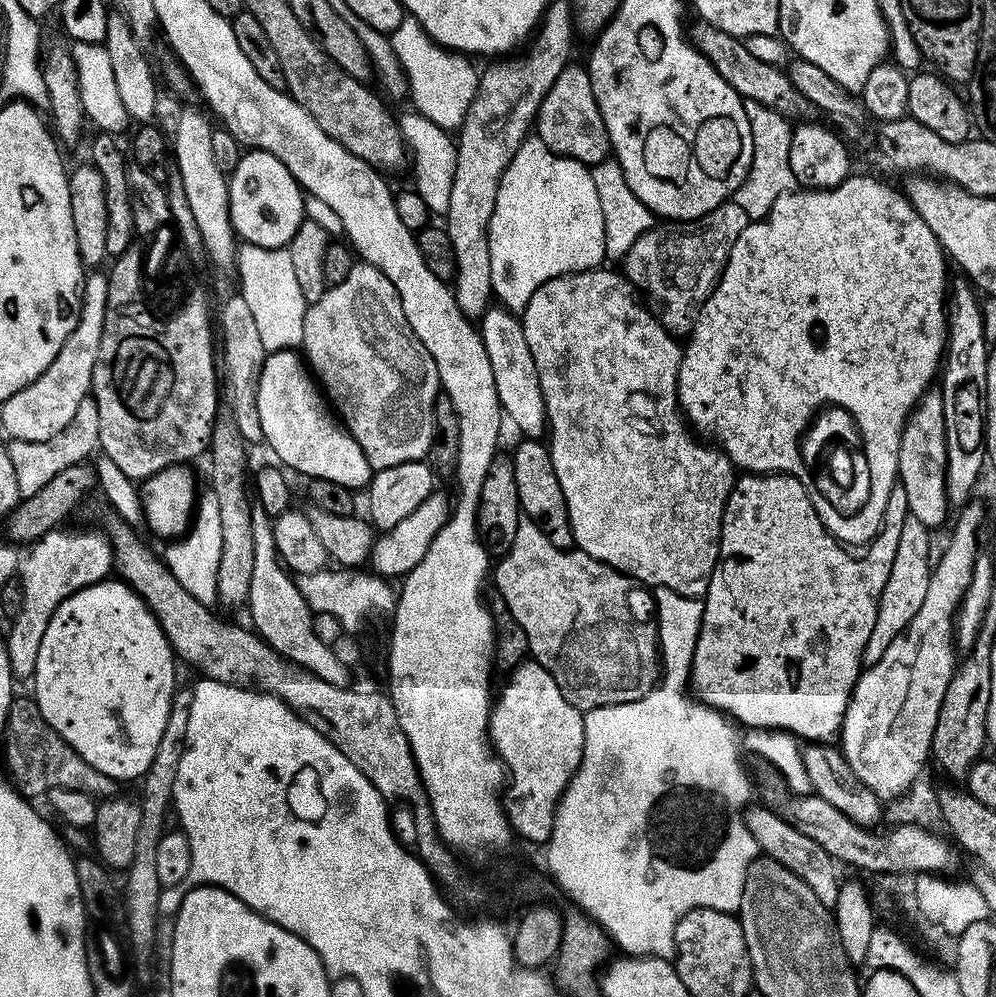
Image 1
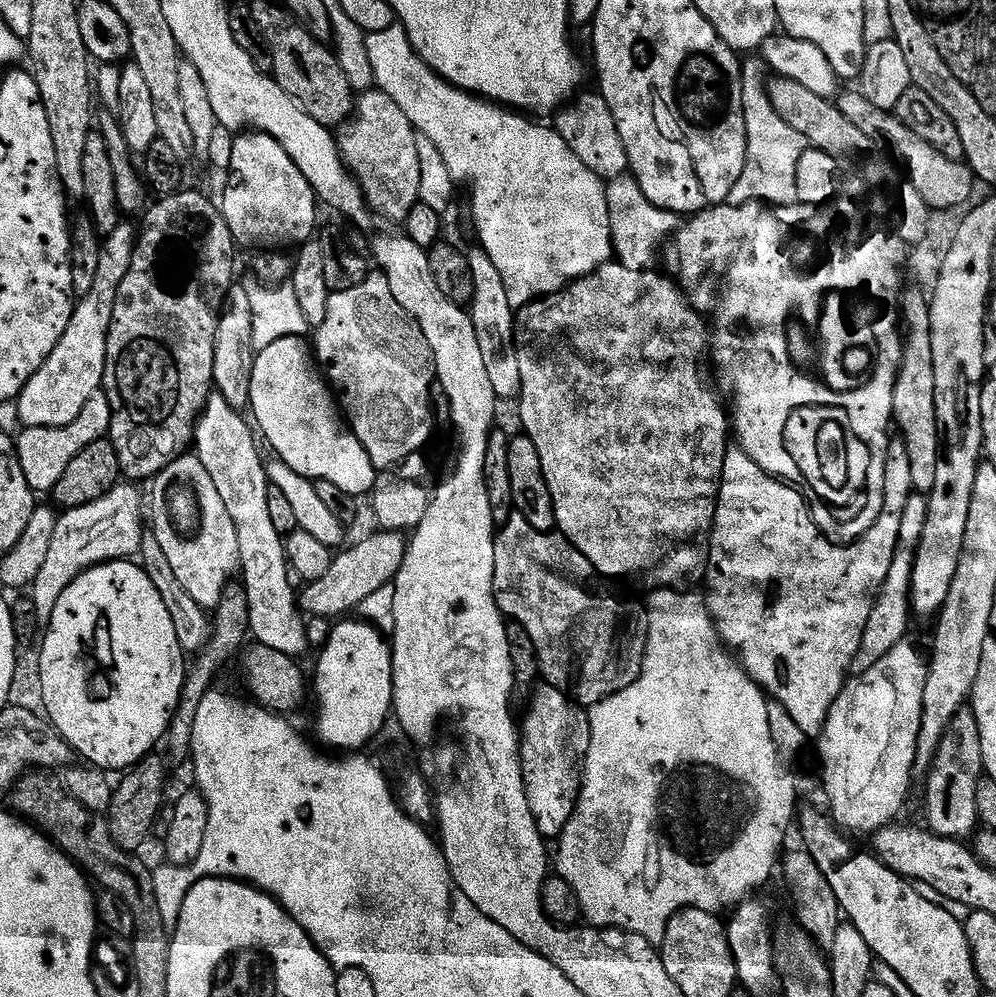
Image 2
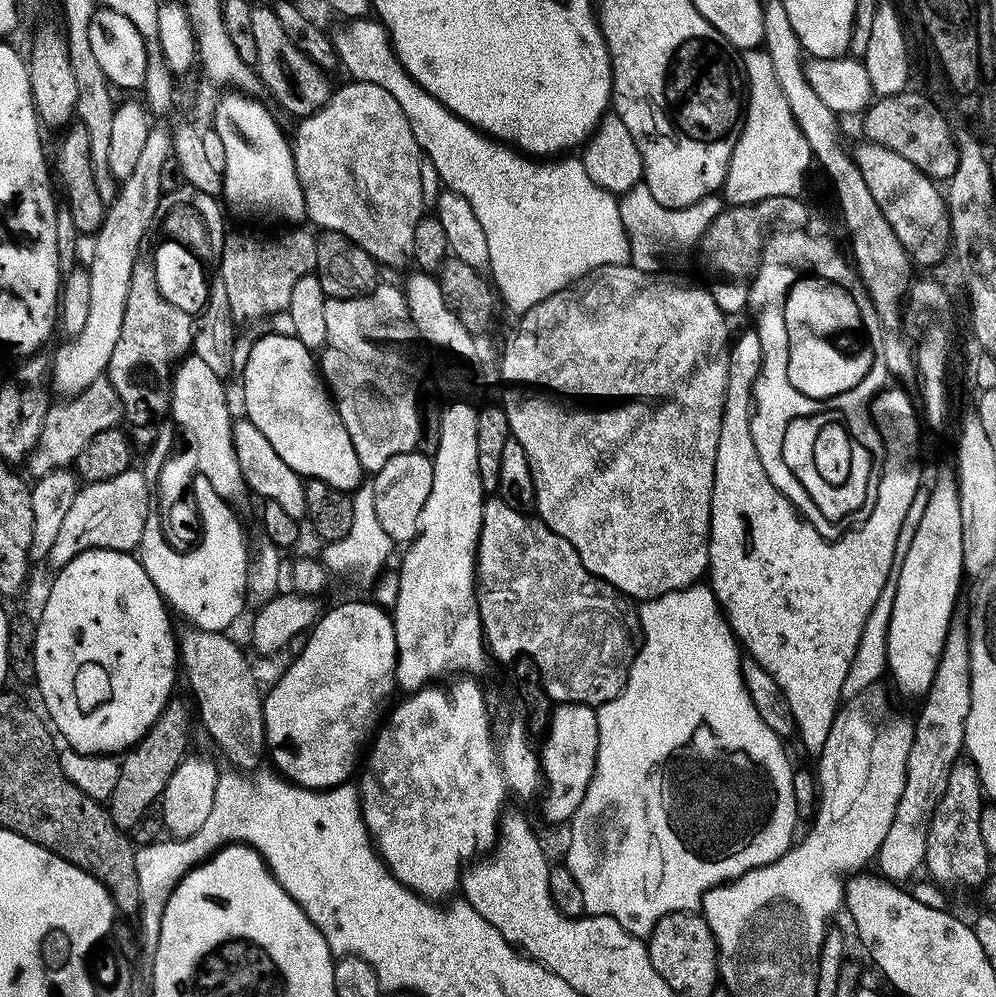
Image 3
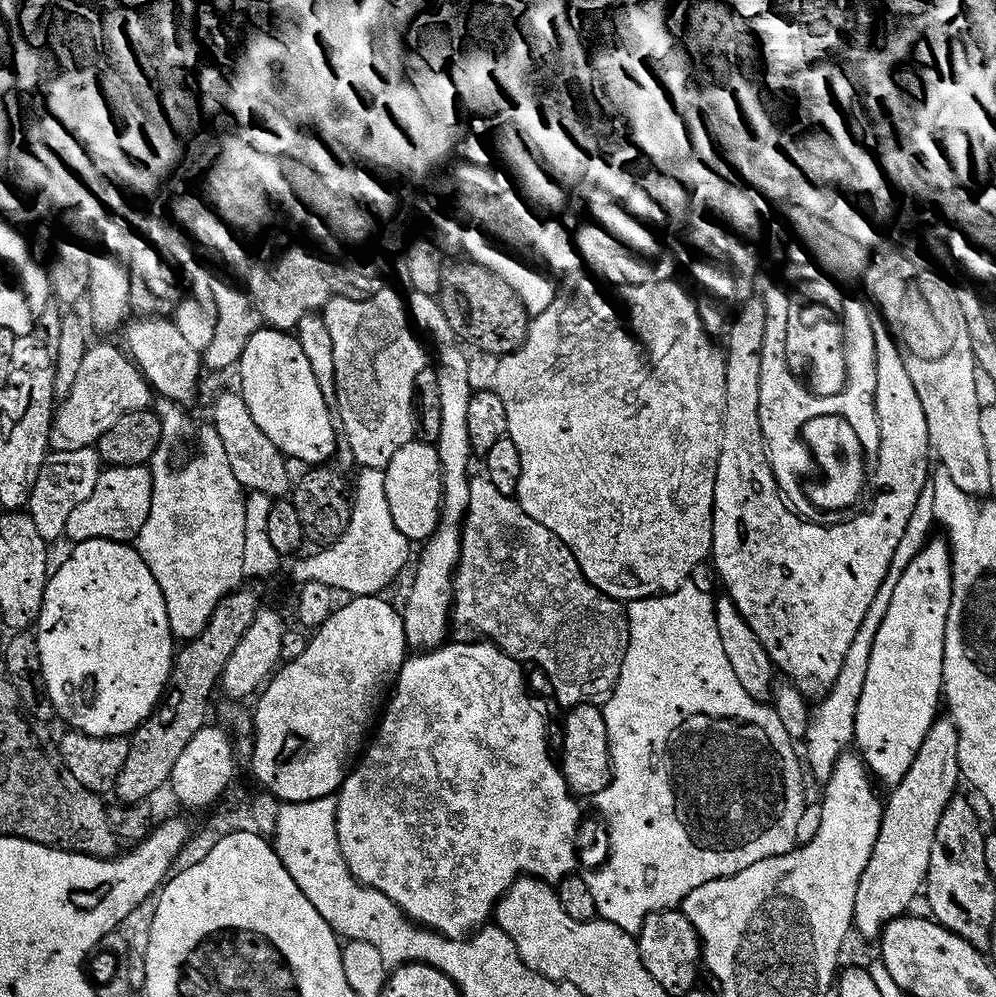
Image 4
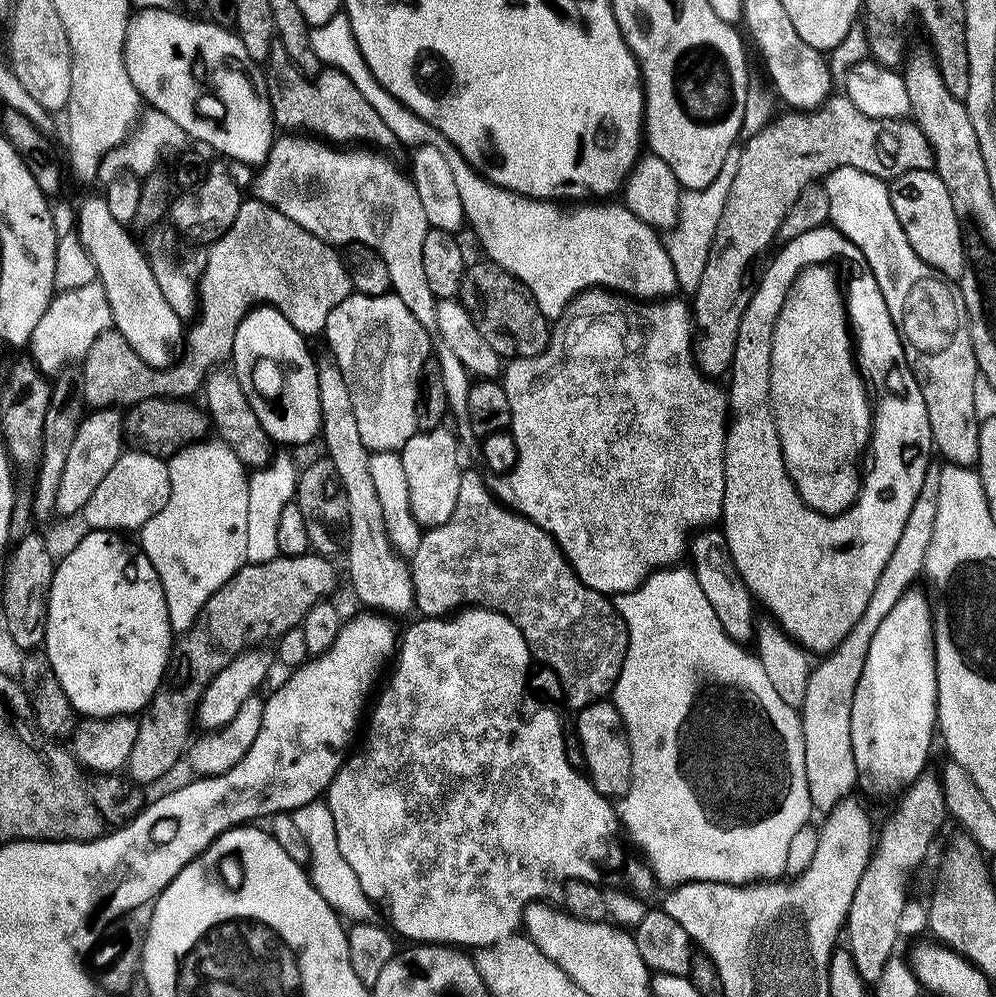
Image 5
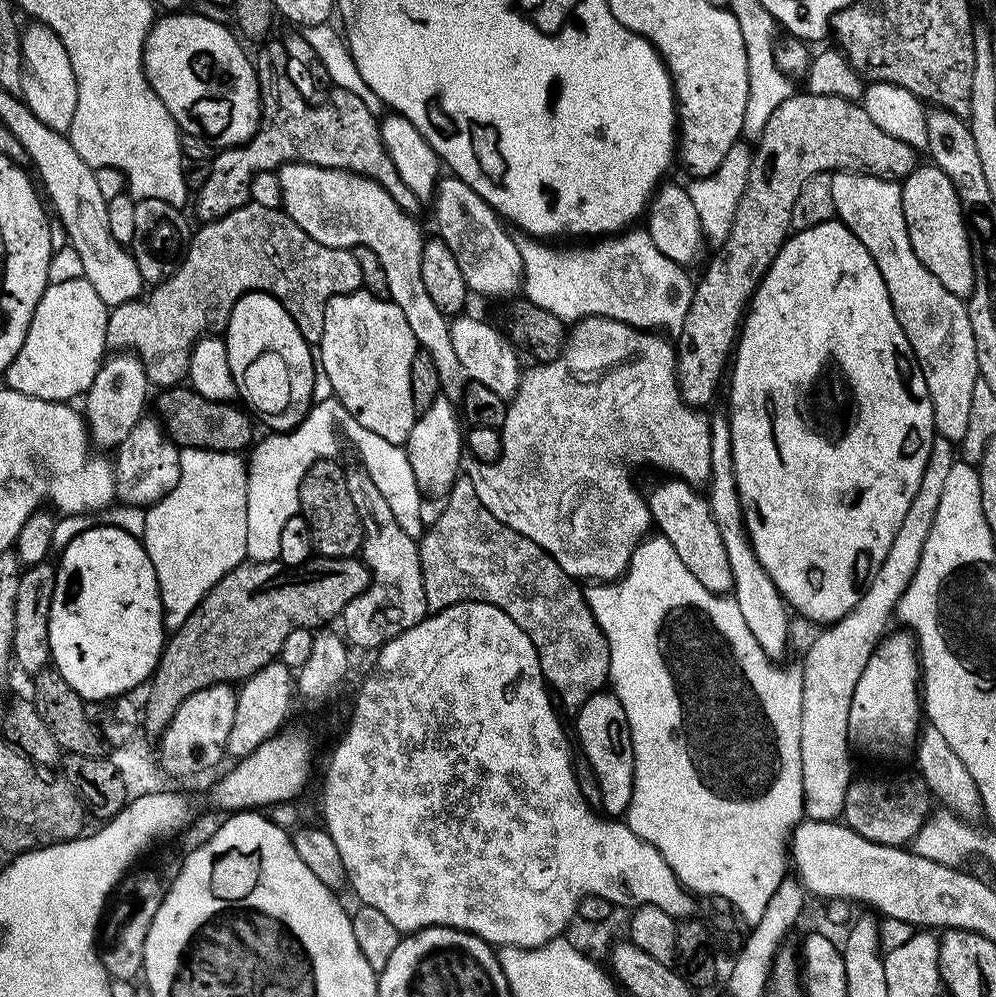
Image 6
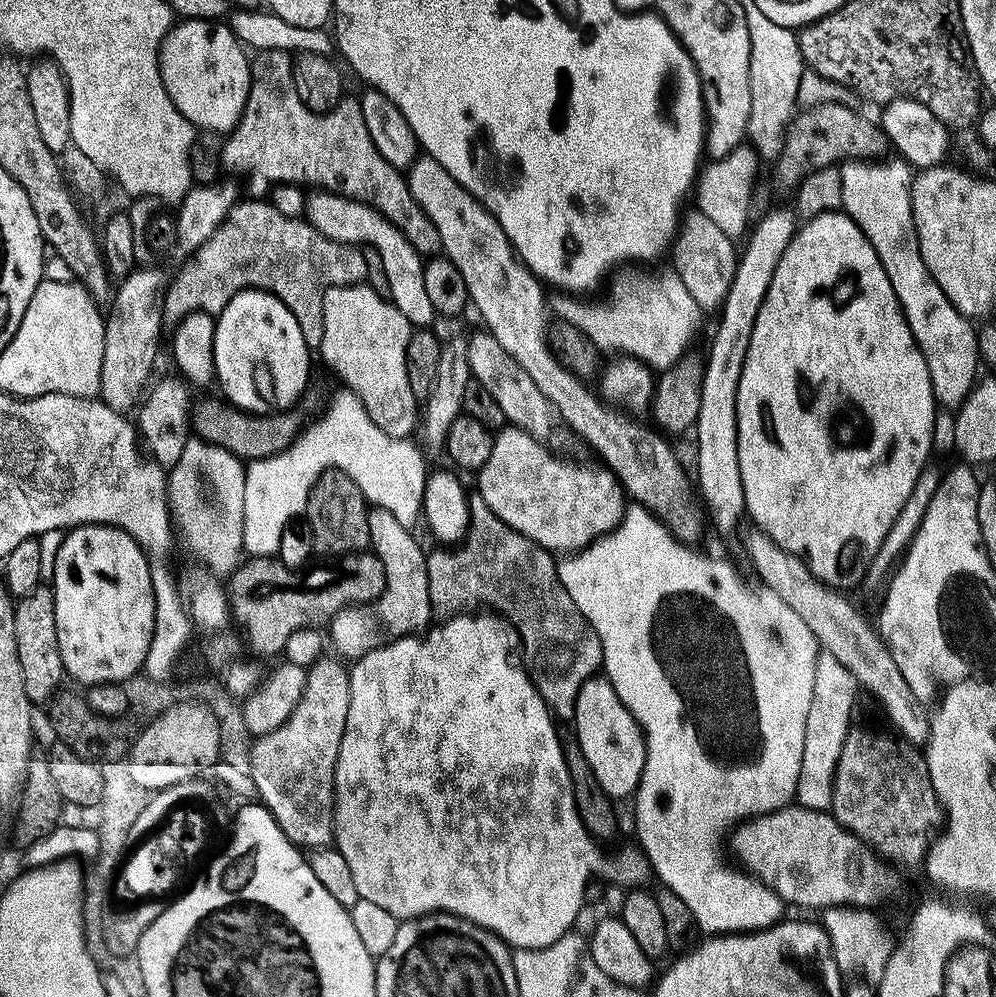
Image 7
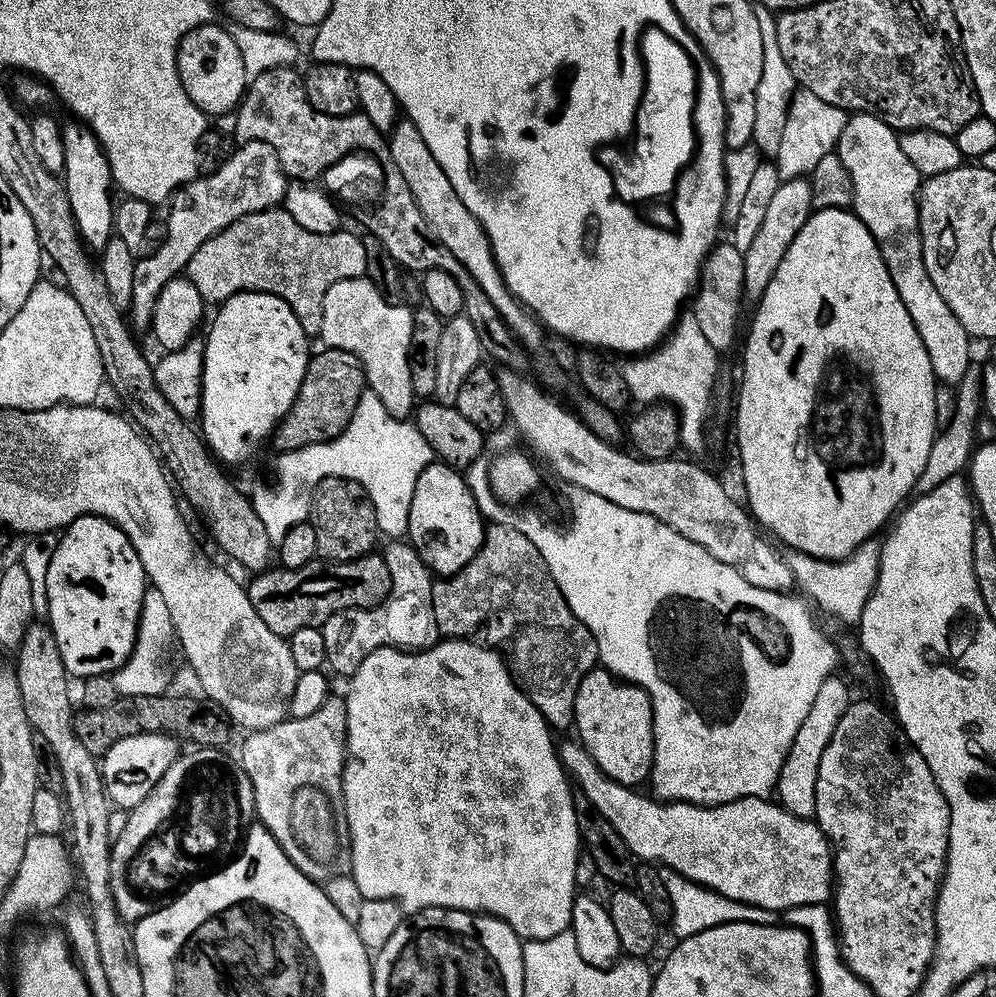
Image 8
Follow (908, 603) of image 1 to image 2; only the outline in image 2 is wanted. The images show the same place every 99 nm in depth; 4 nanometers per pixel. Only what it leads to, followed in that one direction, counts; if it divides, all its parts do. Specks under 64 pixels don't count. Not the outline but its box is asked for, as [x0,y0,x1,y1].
[849,492,927,675]

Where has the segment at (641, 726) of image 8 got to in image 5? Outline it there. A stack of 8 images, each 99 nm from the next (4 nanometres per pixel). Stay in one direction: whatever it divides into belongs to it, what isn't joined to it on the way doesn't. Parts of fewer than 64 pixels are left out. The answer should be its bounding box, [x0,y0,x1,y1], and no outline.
[575,703,632,798]

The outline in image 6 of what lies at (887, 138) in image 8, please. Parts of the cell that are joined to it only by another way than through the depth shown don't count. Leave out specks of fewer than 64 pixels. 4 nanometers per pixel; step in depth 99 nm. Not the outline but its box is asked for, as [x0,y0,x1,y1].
[832,172,980,442]

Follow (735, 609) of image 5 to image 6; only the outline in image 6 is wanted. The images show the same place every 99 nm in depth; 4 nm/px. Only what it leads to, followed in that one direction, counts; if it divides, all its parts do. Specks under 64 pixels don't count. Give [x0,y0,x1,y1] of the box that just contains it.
[647,478,732,594]

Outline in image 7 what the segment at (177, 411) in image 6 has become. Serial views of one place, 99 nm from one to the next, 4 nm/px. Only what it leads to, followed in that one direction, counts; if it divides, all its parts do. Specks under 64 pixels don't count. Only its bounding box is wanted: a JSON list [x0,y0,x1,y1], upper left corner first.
[190,386,326,462]

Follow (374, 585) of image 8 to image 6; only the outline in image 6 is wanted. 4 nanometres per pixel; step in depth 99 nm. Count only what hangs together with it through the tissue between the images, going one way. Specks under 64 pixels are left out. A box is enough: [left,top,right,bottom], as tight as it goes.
[142,556,372,737]

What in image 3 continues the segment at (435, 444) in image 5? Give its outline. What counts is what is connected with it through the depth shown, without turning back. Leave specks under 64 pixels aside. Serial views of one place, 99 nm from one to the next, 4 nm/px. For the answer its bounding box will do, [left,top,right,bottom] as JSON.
[370,451,434,546]

